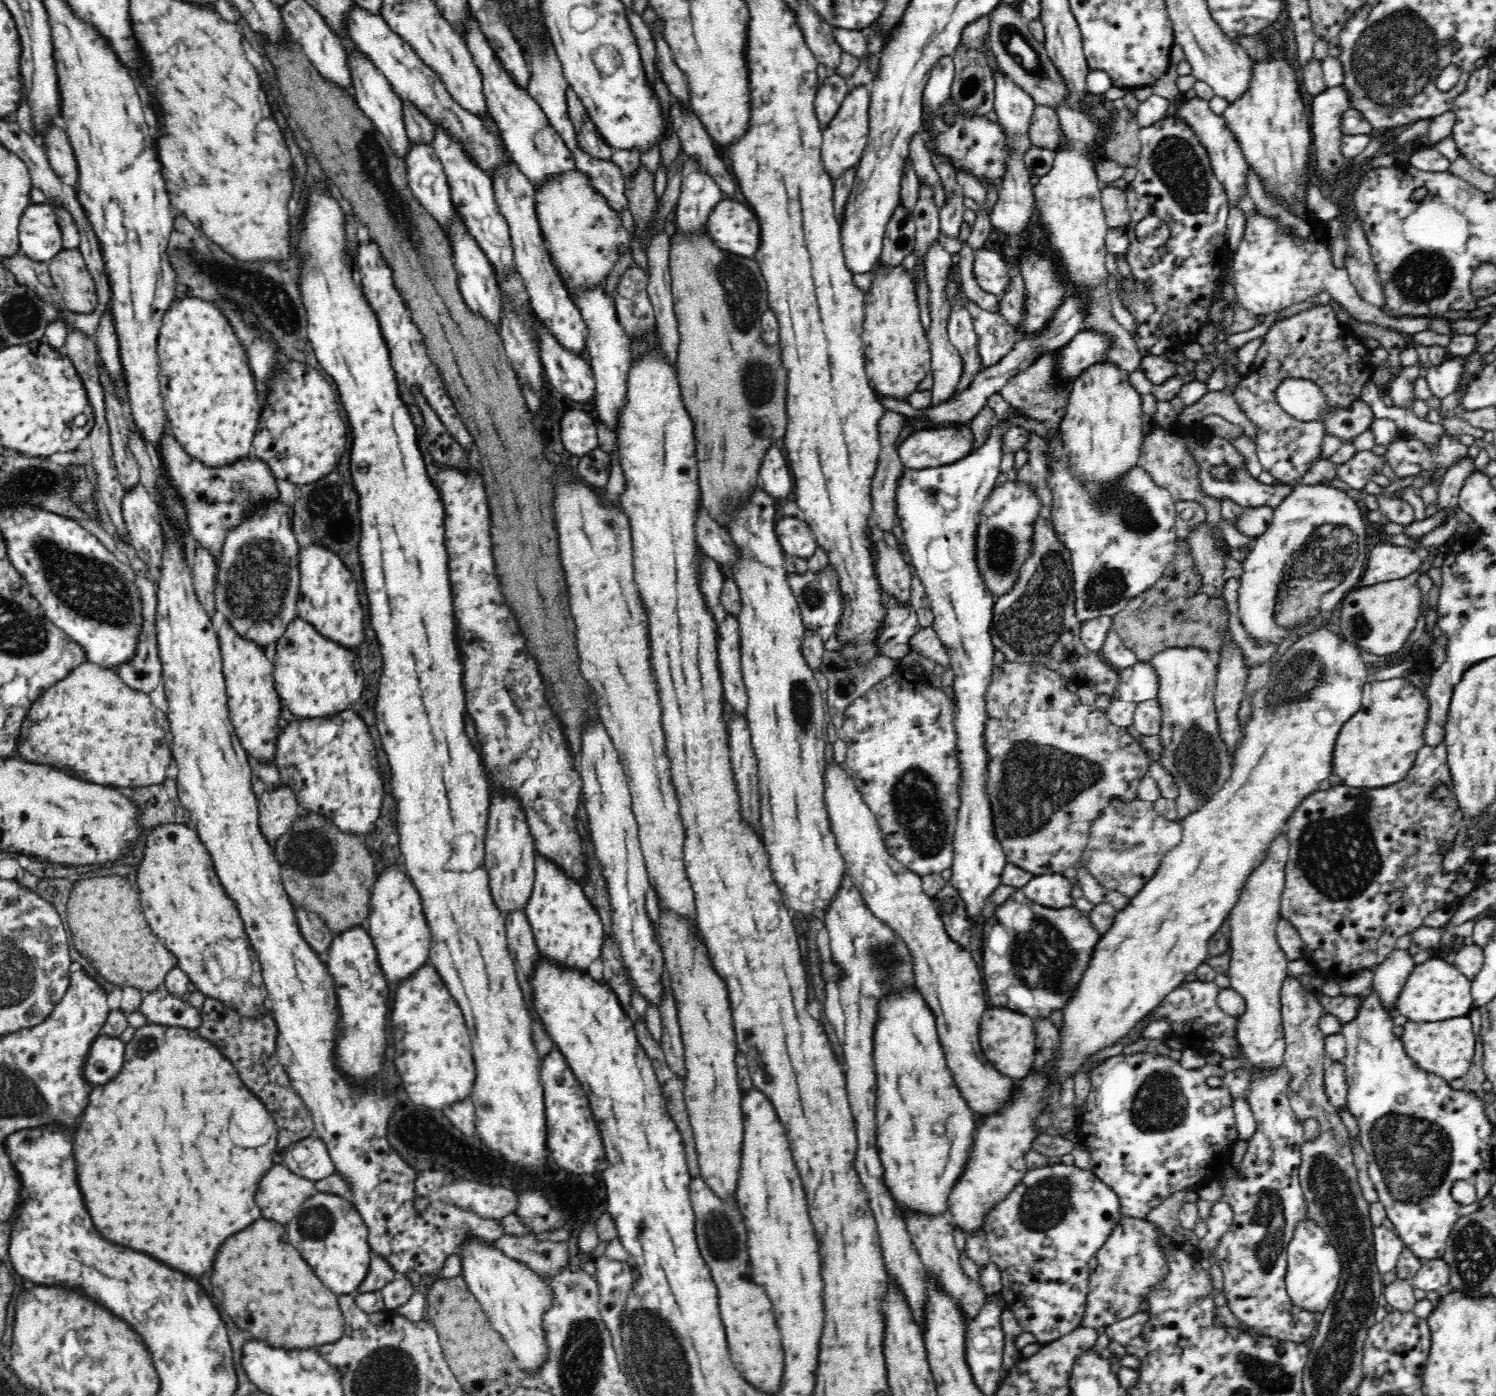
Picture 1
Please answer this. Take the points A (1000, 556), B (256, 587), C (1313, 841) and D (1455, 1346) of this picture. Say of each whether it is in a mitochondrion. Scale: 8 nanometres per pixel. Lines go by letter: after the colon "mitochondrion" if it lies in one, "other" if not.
A: mitochondrion
B: mitochondrion
C: mitochondrion
D: other

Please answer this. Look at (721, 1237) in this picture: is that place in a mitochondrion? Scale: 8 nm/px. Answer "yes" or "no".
yes

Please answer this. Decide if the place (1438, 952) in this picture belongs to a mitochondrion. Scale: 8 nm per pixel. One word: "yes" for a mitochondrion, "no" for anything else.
no

